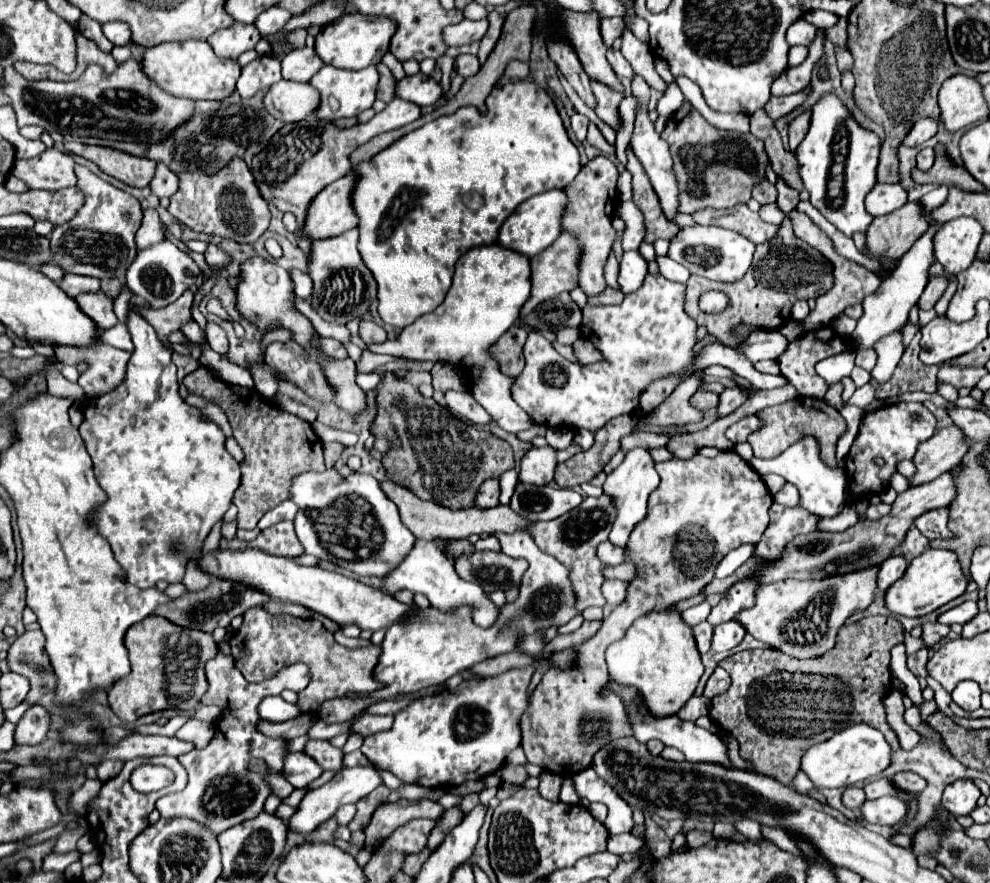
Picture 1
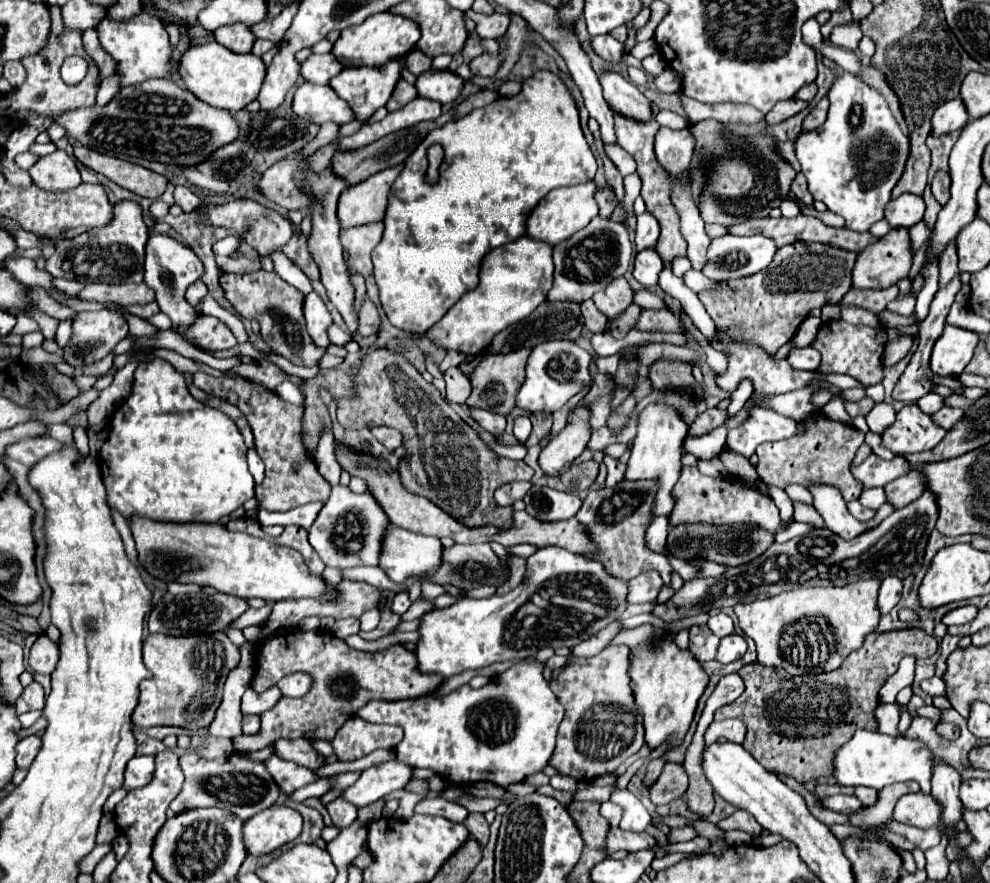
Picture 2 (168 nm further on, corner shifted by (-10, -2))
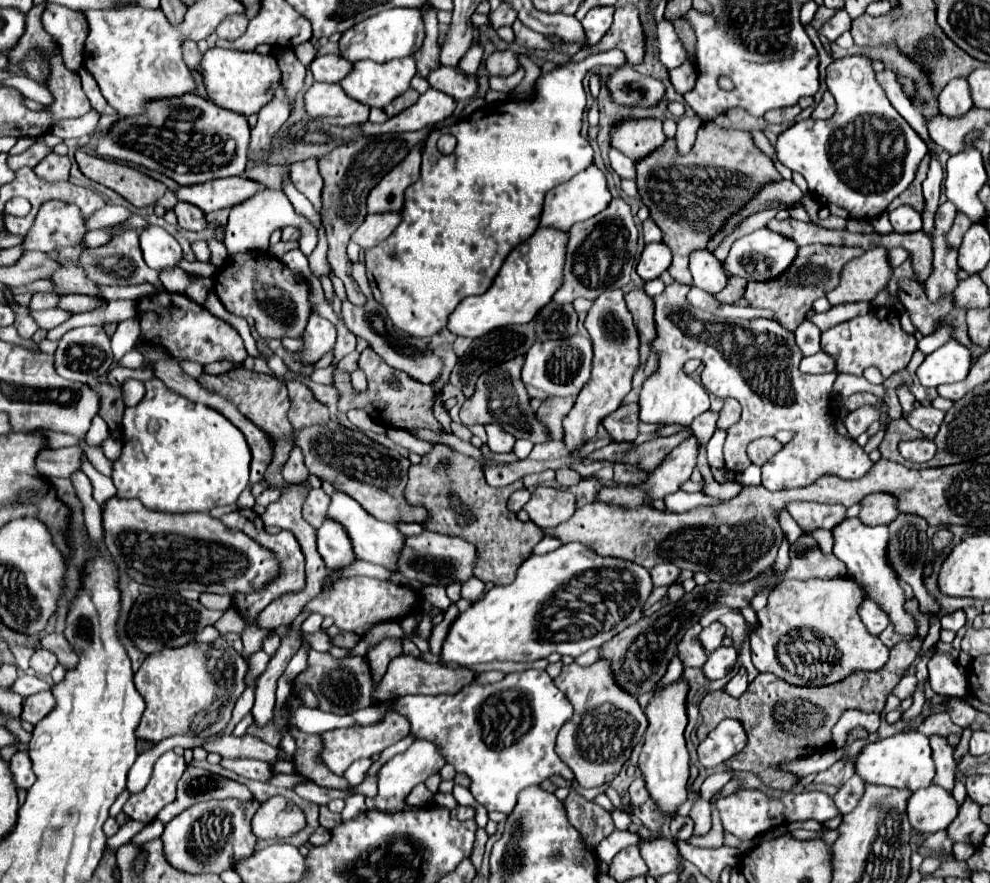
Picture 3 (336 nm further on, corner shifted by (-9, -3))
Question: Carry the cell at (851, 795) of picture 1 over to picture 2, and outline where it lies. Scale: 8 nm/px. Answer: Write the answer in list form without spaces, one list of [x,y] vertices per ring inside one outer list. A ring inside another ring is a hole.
[[[836,794],[836,796],[826,796],[820,798],[820,806],[834,810],[834,812],[842,812],[842,814],[852,814],[854,810],[858,810],[862,804],[858,802],[858,798],[852,796],[844,796],[844,794]]]

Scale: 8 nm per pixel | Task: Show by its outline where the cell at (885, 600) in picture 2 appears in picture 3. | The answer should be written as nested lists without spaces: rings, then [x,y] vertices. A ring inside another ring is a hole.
[[[865,599],[863,605],[859,607],[859,615],[861,615],[861,621],[865,623],[867,631],[873,635],[879,635],[889,625],[889,617],[885,615],[885,611],[881,611],[881,607],[877,607],[877,603],[869,603],[869,599]]]

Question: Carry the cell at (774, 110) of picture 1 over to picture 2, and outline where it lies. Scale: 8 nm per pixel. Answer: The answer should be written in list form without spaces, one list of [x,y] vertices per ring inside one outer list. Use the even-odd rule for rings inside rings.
[[[792,98],[792,100],[786,100],[786,102],[778,102],[778,104],[764,116],[764,120],[766,120],[768,124],[778,124],[778,122],[784,122],[784,120],[792,118],[794,114],[802,112],[806,106],[808,106],[808,104],[802,102],[802,100],[798,100],[798,98]]]

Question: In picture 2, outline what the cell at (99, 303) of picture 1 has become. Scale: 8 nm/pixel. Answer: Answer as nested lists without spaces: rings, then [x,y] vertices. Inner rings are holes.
[[[80,312],[72,322],[72,338],[62,348],[62,358],[74,370],[80,370],[110,354],[126,334],[128,324],[120,312]]]

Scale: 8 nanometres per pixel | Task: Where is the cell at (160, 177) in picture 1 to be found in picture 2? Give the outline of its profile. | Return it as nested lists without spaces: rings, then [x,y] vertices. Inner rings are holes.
[[[176,186],[174,200],[184,212],[194,212],[194,210],[198,210],[202,206],[202,200],[196,194],[192,194],[190,190],[186,190],[184,186]]]

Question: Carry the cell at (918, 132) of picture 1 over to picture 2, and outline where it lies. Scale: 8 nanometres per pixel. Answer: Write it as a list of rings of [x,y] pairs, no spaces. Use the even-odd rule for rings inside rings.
[[[954,98],[944,102],[940,108],[936,108],[934,116],[932,116],[932,134],[940,136],[952,130],[960,130],[966,126],[966,122],[970,120],[966,106],[962,102],[962,98]]]

